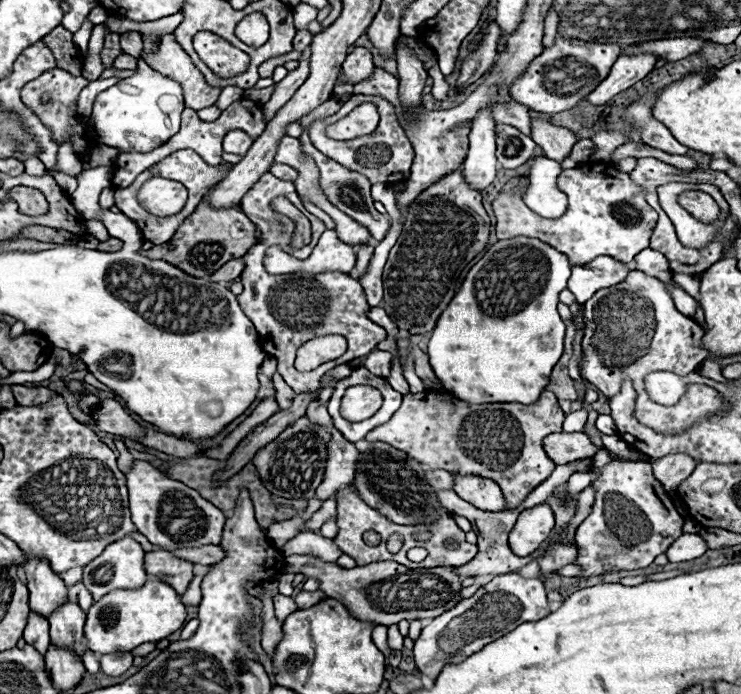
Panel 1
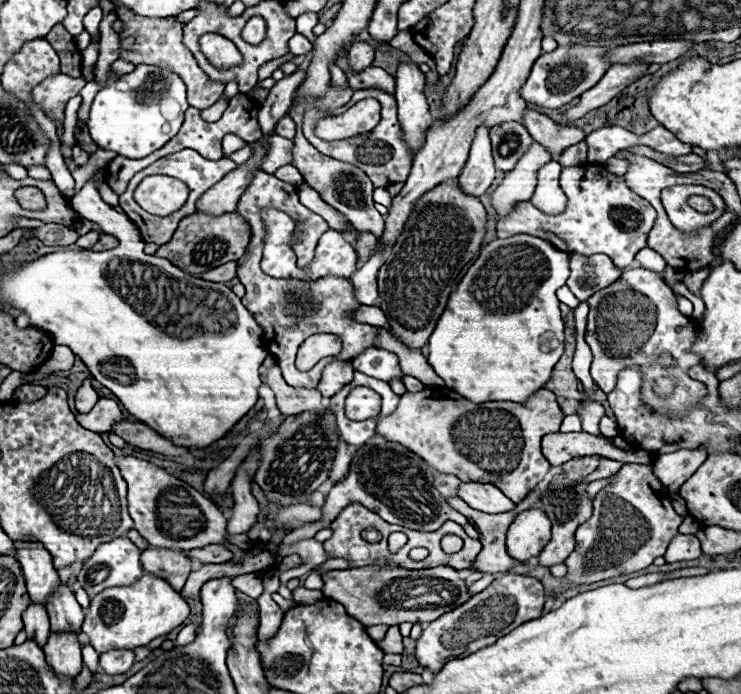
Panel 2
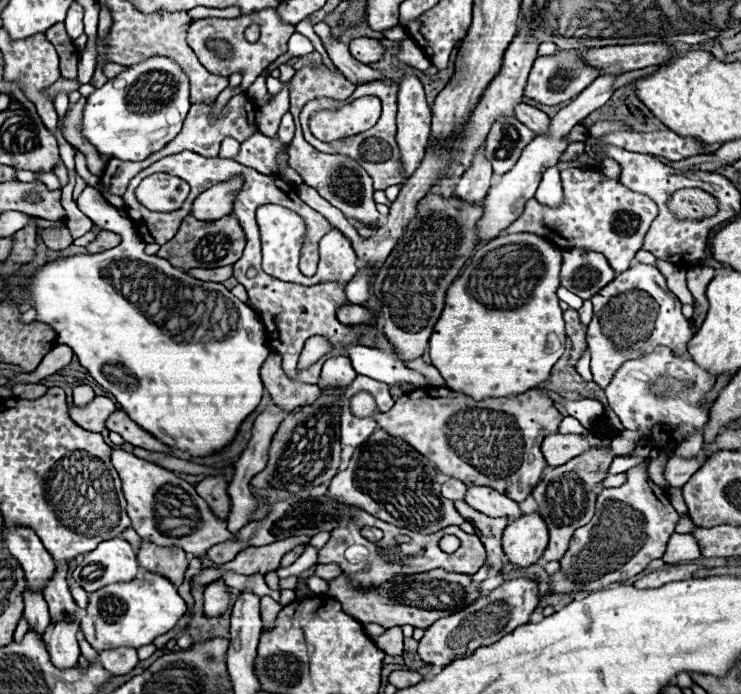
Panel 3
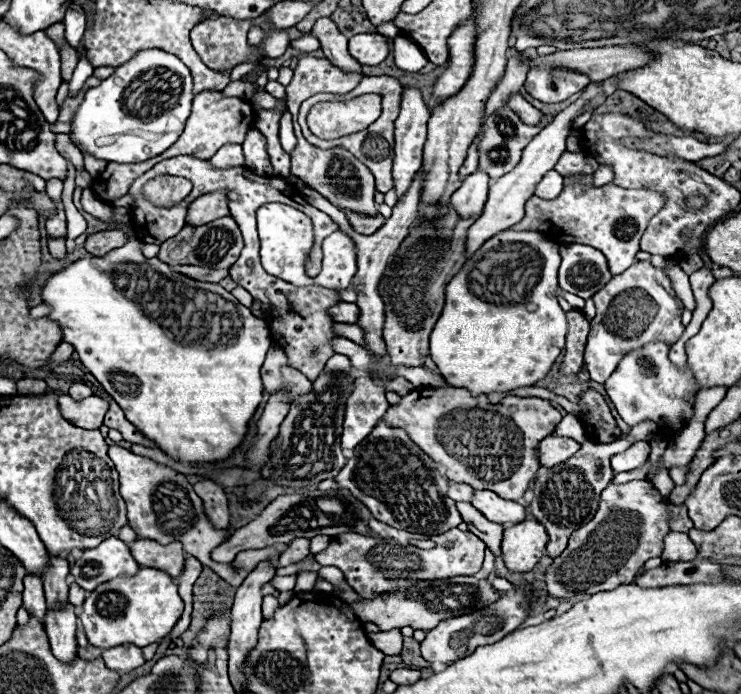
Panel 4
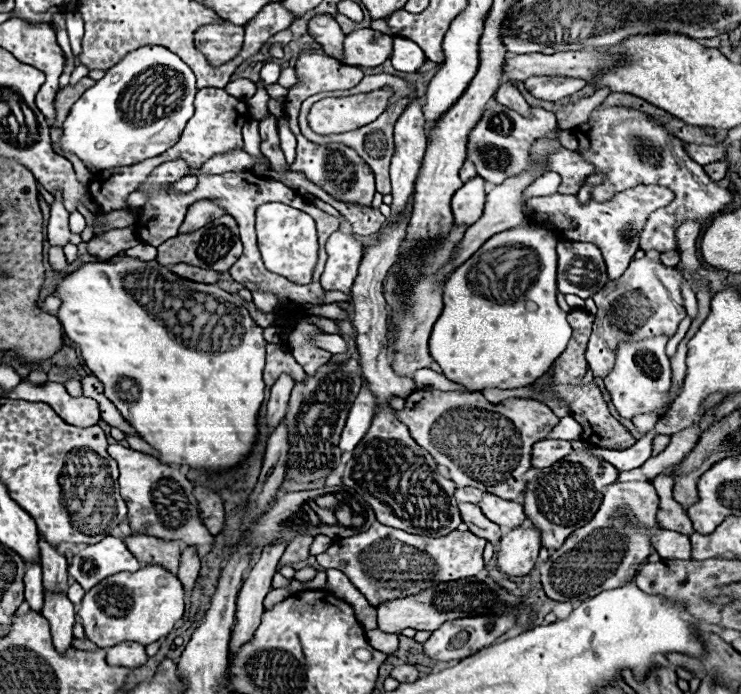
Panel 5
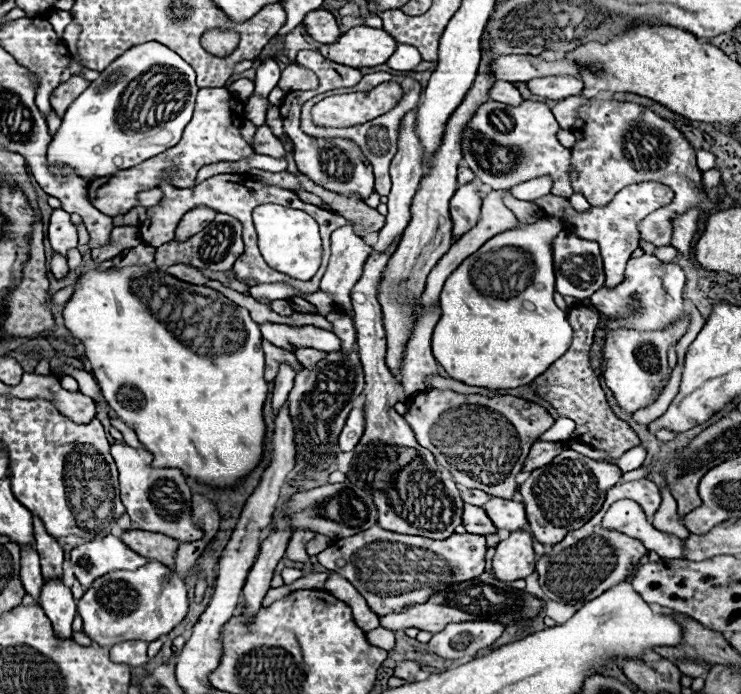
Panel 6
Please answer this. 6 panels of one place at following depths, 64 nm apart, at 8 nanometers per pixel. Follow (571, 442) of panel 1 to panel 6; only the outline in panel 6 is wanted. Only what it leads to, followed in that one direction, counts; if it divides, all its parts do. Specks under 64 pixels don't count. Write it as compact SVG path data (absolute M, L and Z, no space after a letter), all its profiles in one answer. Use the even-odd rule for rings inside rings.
M536 442L536 444L532 444L522 472L532 472L536 468L542 468L544 464L548 464L562 450L566 450L566 448L558 448L554 442Z

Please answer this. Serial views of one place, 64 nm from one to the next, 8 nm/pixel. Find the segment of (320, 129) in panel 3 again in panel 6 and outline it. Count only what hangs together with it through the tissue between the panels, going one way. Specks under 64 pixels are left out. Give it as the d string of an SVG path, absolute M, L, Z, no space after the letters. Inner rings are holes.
M396 82L378 84L368 92L330 96L312 108L312 120L318 126L334 128L364 124L392 110L402 100L402 96L404 92Z

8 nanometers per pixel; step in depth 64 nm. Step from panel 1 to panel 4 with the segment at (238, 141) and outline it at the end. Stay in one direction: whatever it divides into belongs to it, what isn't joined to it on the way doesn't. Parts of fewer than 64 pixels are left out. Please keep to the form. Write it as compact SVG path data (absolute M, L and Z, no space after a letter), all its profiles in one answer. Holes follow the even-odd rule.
M226 144L216 152L216 156L210 158L210 164L214 168L232 168L232 166L244 166L244 154L240 144Z

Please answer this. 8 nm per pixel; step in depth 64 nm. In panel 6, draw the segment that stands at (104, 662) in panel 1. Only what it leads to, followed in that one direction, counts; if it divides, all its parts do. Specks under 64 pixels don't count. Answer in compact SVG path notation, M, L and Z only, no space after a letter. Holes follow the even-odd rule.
M128 642L128 644L116 644L110 648L110 658L114 662L120 664L128 664L128 666L144 666L148 656L146 656L146 648L148 642Z

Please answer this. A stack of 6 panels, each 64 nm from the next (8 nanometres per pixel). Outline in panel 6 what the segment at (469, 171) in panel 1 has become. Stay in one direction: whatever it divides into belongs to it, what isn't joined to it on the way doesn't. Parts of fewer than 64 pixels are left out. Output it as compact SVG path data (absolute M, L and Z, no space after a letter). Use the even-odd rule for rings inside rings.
M472 184L460 186L454 192L454 196L450 200L450 216L454 222L454 228L452 228L454 240L460 240L460 236L464 236L470 228L476 226L476 222L480 218L480 206L482 206L482 200L476 194L476 188Z

